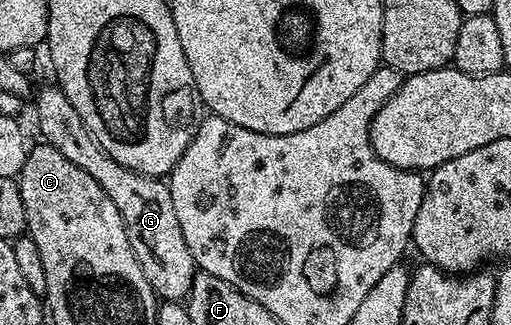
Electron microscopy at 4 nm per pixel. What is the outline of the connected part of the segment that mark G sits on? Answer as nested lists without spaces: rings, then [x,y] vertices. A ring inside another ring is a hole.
[[[49,83],[35,90],[36,125],[40,128],[43,144],[53,145],[70,163],[82,167],[86,175],[92,176],[110,195],[114,207],[118,207],[118,215],[122,215],[126,235],[130,239],[130,247],[134,247],[134,255],[138,259],[138,267],[142,267],[142,275],[156,292],[157,298],[164,301],[183,302],[192,290],[193,279],[197,272],[196,261],[190,255],[186,245],[186,235],[182,235],[182,226],[178,224],[178,214],[174,212],[174,199],[170,199],[167,180],[159,177],[147,177],[138,171],[130,171],[130,167],[122,167],[118,159],[114,159],[100,146],[98,139],[82,123],[82,115],[74,111],[74,103],[66,99],[66,95],[55,83]]]

